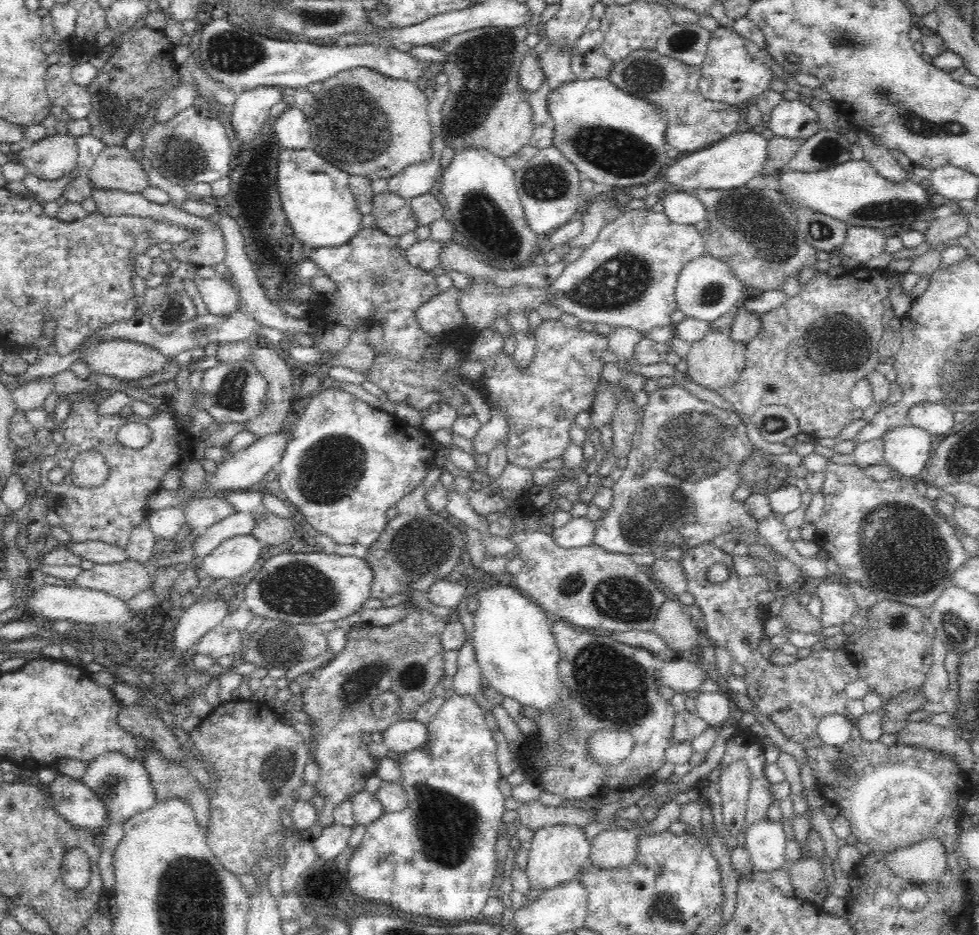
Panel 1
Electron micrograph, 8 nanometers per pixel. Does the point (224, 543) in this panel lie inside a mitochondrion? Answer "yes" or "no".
no

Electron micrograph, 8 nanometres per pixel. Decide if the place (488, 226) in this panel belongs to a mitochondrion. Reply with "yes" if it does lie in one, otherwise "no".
yes

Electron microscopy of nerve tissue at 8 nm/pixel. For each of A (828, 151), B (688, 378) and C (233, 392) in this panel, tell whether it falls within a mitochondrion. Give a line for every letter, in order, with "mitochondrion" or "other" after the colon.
A: mitochondrion
B: other
C: mitochondrion

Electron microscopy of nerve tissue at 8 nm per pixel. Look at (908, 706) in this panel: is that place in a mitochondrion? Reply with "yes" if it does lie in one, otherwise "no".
no

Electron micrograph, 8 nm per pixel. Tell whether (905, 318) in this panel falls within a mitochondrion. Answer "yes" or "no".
no

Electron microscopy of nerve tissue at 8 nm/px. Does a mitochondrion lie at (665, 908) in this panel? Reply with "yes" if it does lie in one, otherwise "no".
yes

